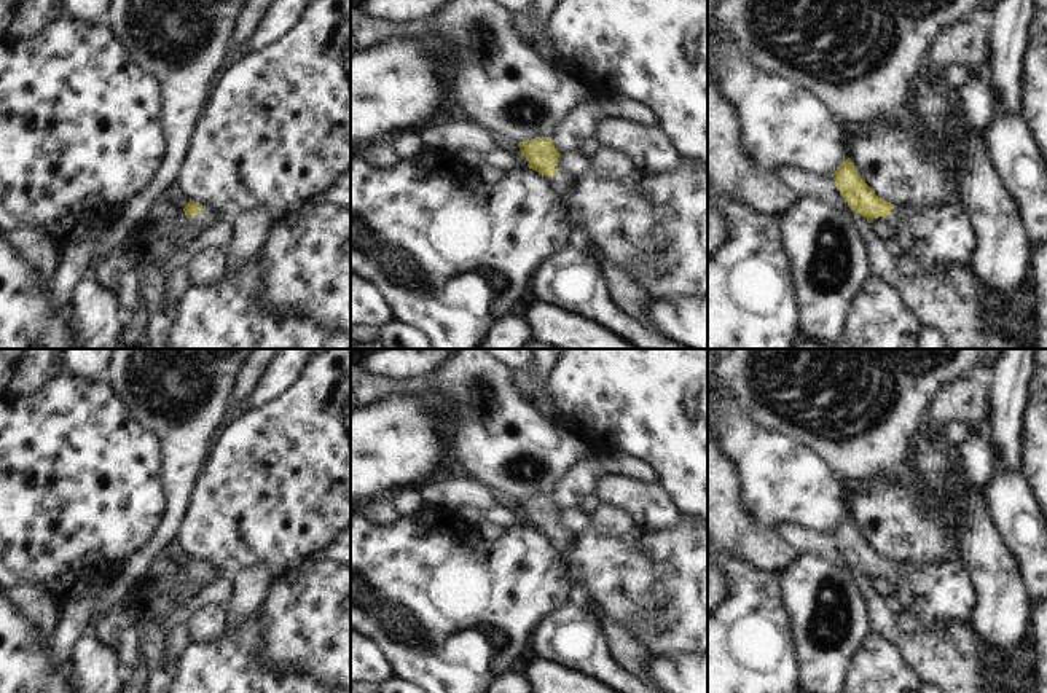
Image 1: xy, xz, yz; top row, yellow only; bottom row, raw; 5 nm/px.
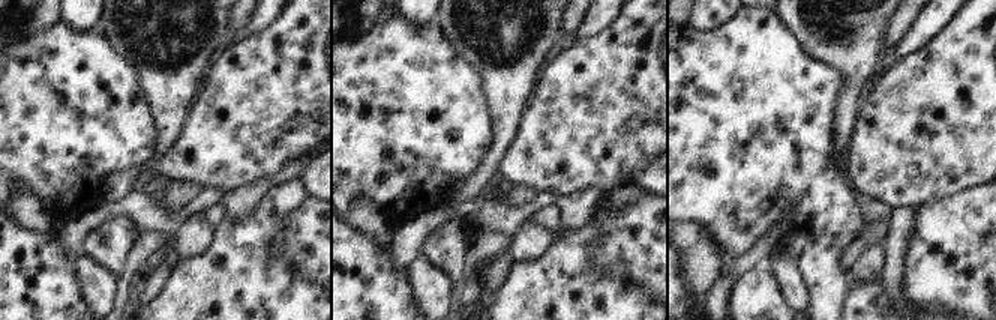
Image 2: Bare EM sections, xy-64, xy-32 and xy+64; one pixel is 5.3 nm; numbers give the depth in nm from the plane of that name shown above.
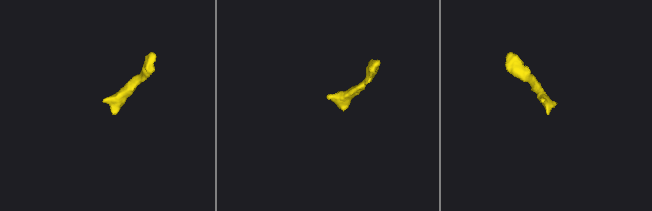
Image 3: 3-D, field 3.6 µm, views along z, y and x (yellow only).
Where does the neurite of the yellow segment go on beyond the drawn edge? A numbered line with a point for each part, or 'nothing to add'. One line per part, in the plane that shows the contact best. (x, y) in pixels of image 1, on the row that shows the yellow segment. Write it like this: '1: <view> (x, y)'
1: xy (204, 217)

